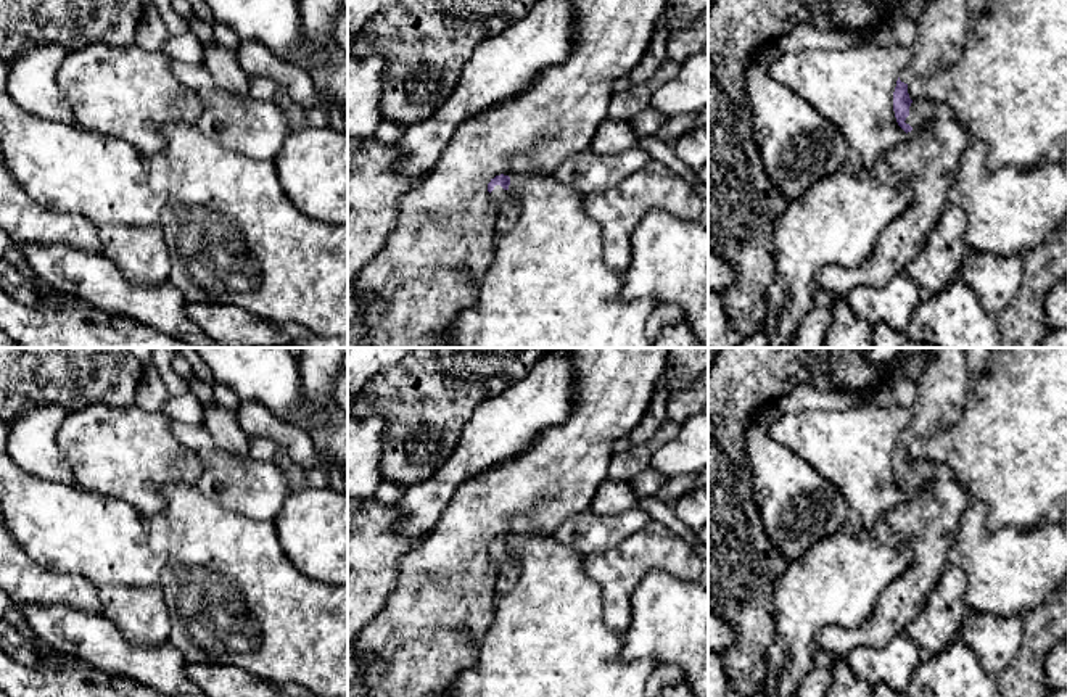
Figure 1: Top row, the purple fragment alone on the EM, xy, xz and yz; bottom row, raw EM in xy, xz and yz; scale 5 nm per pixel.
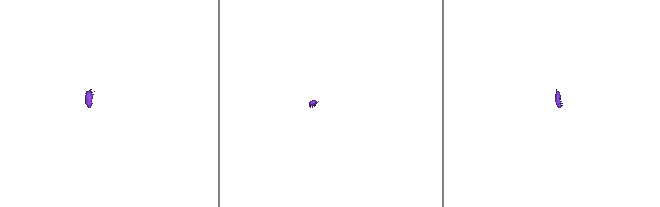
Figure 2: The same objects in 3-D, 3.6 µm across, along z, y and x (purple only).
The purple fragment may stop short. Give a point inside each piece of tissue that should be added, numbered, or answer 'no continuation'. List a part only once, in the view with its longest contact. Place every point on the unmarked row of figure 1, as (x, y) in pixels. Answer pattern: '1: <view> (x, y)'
1: yz (940, 391)
2: yz (927, 519)

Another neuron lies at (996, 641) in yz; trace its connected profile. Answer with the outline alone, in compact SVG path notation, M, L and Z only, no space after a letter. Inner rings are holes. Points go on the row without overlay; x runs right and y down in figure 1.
M969 610L959 631L980 658L985 671L996 678L1024 644L1024 615L995 617Z

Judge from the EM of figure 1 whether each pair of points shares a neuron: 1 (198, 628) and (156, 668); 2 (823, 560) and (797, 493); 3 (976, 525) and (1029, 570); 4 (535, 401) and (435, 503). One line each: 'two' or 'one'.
1: two
2: two
3: one
4: one

